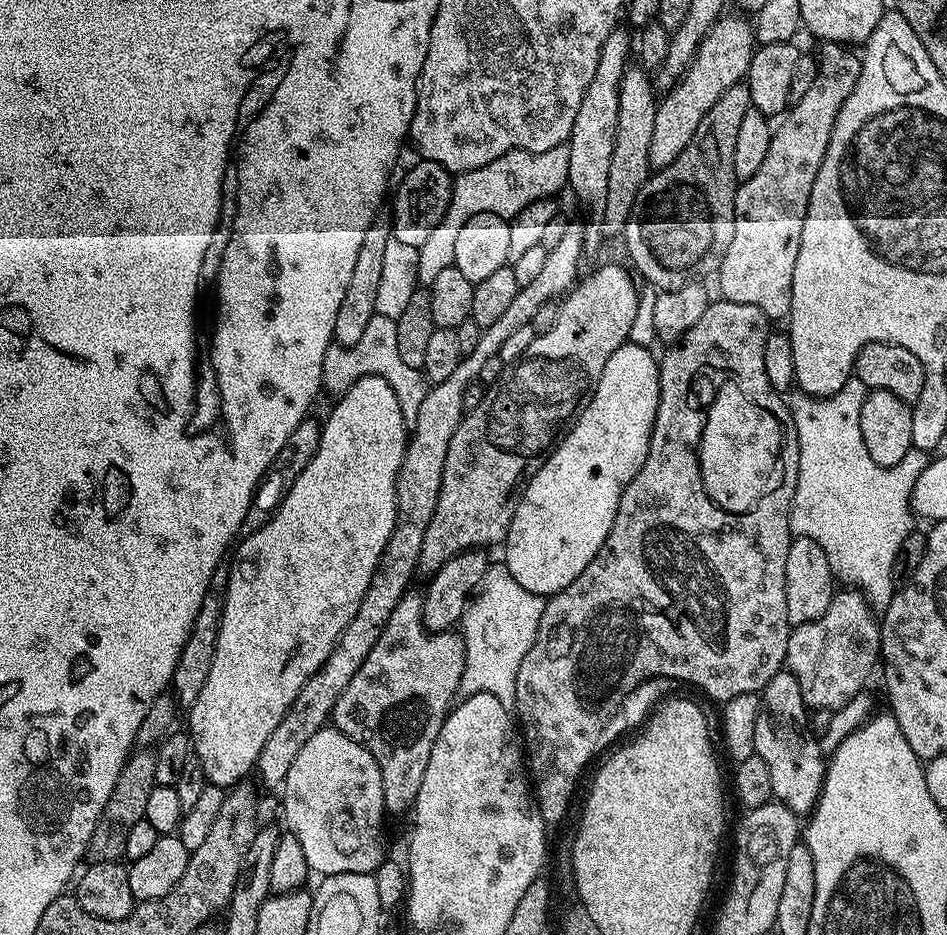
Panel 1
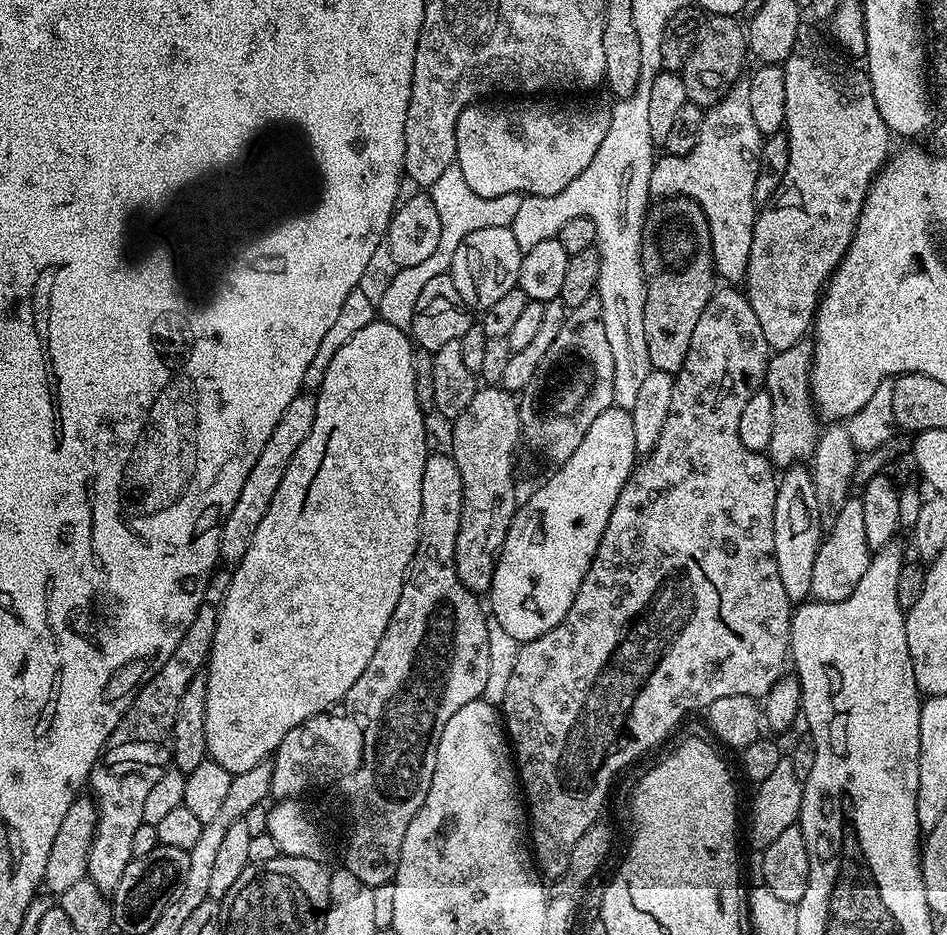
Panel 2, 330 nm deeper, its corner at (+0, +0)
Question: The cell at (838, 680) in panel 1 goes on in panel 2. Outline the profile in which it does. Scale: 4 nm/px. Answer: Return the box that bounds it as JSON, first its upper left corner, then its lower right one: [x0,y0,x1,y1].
[810,498,872,602]

